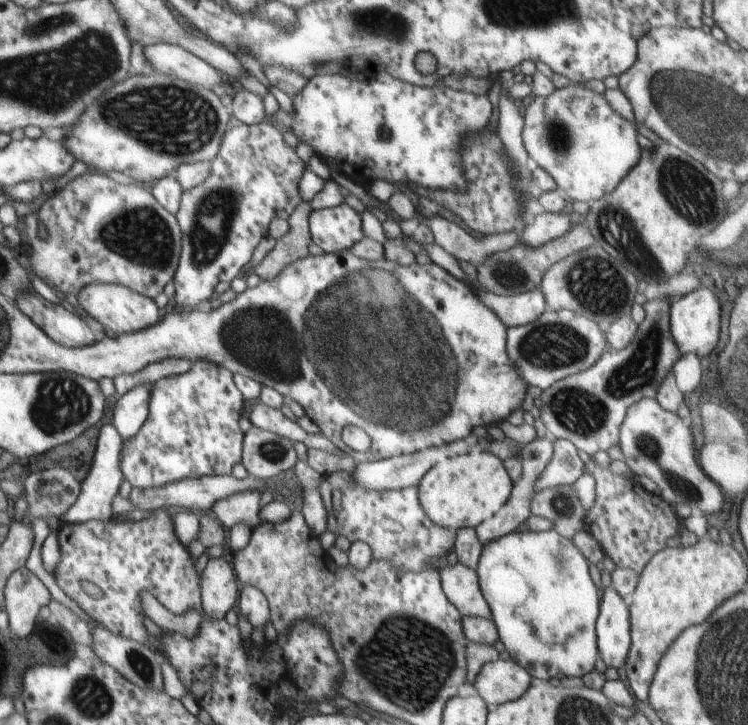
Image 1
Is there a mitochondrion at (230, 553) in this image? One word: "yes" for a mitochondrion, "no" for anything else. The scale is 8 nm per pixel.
no

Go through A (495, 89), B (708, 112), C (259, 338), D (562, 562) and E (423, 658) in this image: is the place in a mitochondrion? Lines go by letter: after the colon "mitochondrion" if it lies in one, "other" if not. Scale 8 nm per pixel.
A: other
B: mitochondrion
C: mitochondrion
D: mitochondrion
E: mitochondrion

